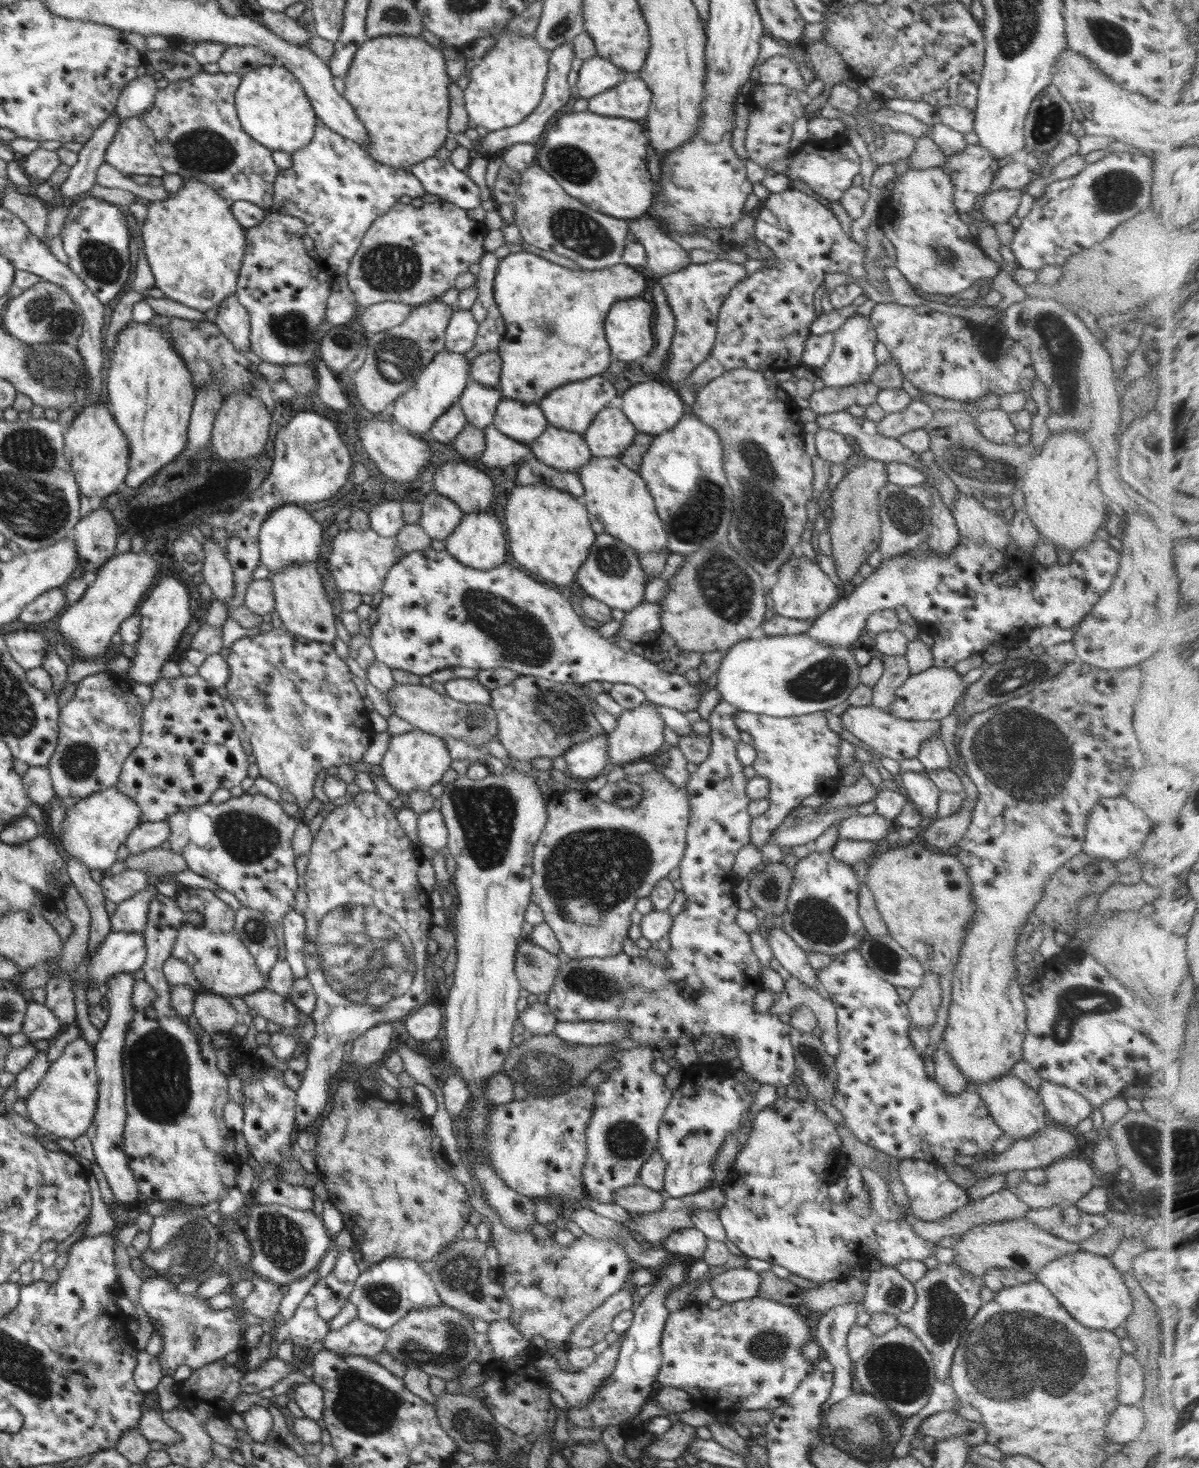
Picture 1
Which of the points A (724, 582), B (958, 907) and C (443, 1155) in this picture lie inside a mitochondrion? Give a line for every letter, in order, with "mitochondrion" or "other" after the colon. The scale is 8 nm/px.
A: mitochondrion
B: other
C: other

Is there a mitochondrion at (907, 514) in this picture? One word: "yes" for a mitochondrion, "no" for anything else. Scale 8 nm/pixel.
yes

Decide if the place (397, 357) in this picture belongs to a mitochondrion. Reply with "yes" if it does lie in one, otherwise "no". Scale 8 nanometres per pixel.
yes

